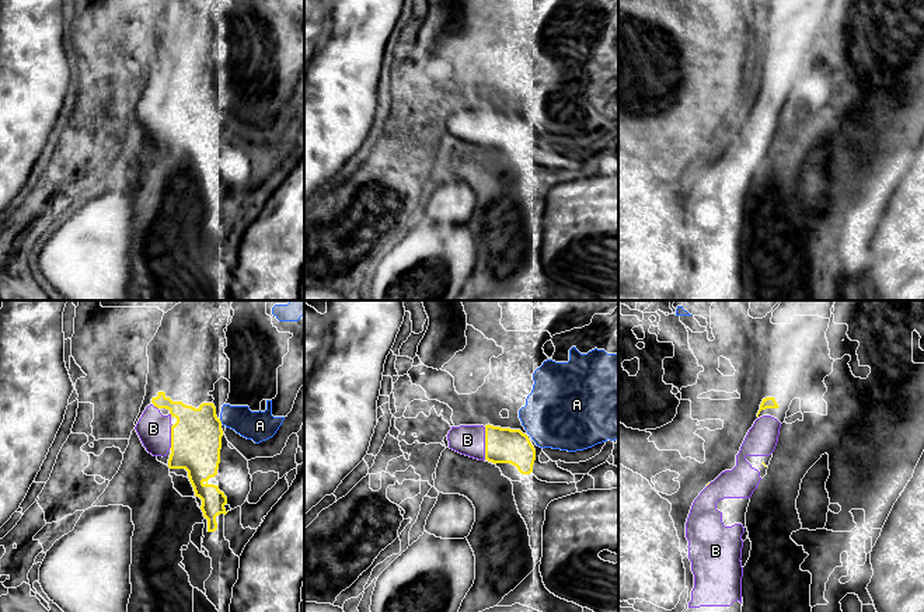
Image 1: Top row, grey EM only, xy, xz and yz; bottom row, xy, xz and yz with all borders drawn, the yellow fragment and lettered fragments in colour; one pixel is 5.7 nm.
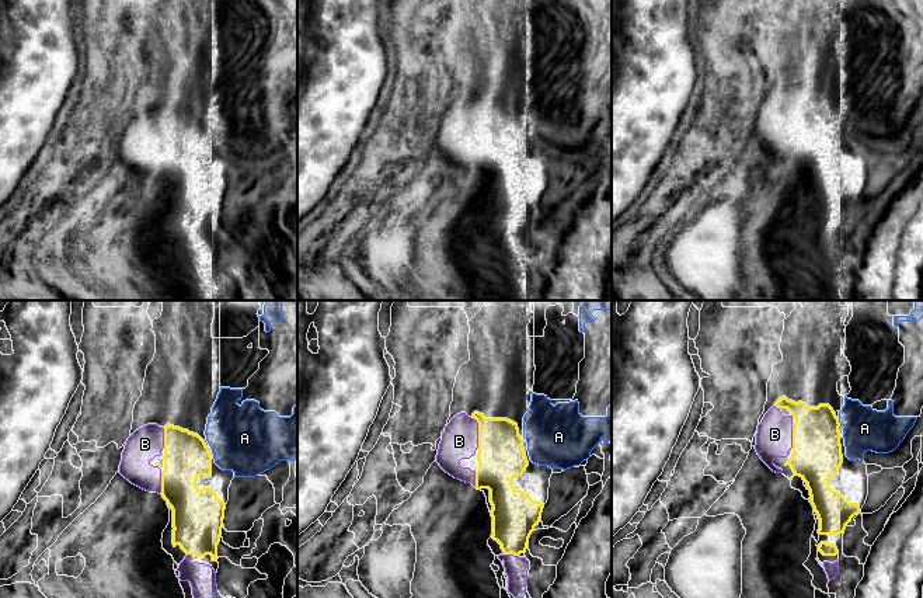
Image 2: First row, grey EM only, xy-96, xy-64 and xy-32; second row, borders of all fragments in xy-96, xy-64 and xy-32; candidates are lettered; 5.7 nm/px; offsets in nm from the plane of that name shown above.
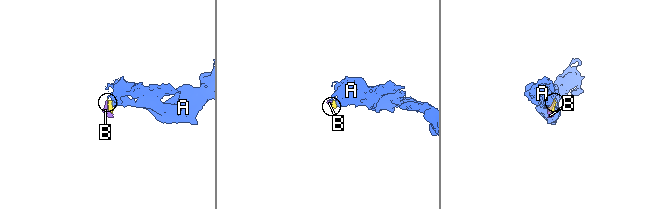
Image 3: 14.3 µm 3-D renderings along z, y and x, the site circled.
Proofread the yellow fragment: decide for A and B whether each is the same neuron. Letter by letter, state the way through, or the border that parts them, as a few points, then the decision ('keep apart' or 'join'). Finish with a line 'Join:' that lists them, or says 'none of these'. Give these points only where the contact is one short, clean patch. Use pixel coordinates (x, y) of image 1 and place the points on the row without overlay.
A: keep apart
B: join
Join: B

